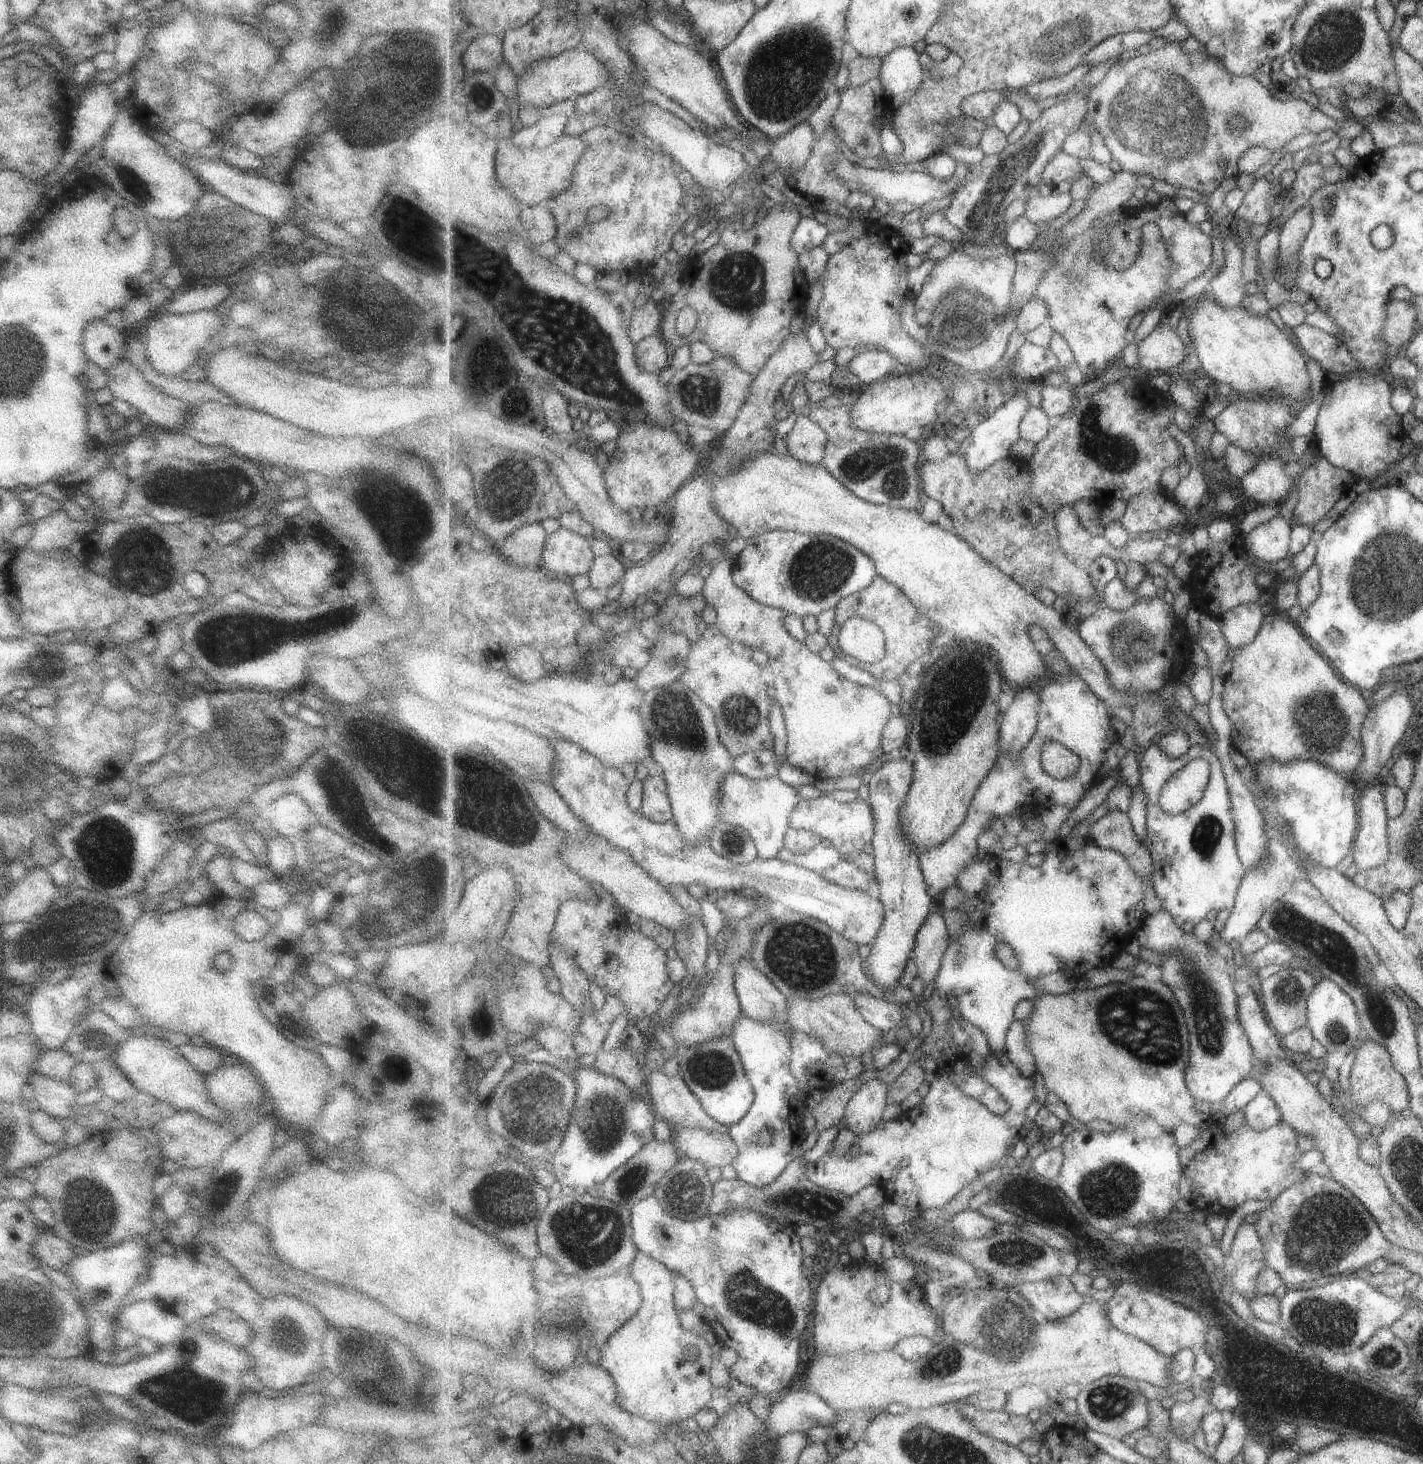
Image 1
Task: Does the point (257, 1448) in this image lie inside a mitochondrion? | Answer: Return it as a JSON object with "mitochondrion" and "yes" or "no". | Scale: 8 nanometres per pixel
{"mitochondrion":"no"}

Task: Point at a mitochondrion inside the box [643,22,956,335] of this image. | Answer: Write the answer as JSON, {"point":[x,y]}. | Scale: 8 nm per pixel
{"point":[794,65]}

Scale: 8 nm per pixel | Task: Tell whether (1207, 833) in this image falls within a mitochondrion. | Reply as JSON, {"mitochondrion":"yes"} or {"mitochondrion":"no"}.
{"mitochondrion":"yes"}

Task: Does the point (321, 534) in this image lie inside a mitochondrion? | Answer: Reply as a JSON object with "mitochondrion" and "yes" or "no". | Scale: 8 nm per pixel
{"mitochondrion":"no"}

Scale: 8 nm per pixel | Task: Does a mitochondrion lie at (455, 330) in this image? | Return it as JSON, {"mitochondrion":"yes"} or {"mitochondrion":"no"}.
{"mitochondrion":"yes"}

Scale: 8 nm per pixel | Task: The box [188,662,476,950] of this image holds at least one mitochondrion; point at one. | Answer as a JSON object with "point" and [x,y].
{"point":[258,722]}

